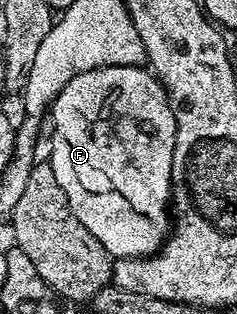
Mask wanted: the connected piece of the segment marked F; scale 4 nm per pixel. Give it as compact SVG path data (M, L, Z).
M133 65L105 66L77 74L76 77L61 89L54 103L49 108L49 124L51 120L51 157L49 163L61 190L65 190L65 198L69 206L77 214L77 222L101 242L101 246L111 258L129 256L150 256L159 251L163 241L169 235L169 205L171 203L171 147L175 145L175 119L167 102L167 92L146 67Z

